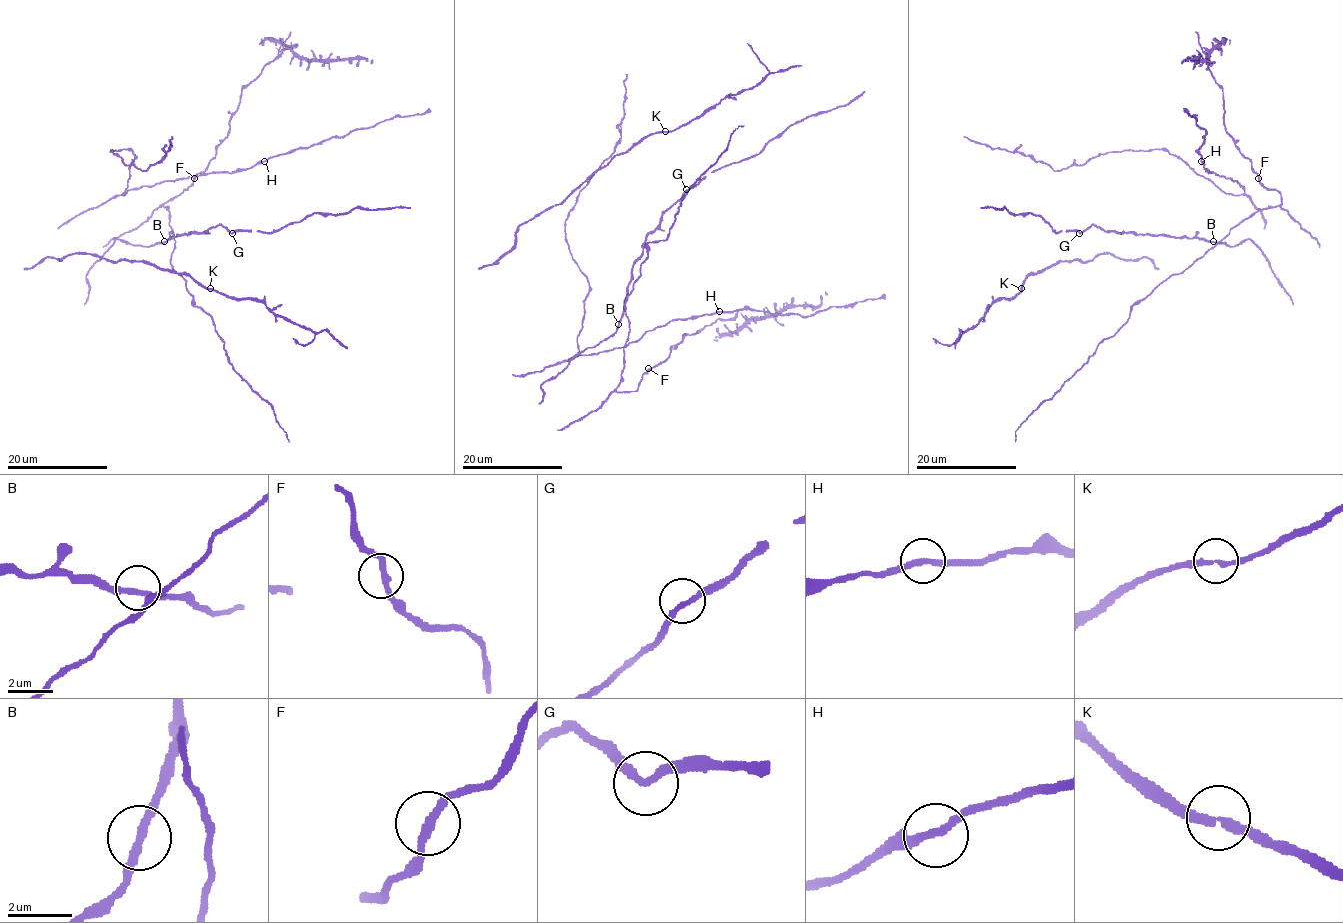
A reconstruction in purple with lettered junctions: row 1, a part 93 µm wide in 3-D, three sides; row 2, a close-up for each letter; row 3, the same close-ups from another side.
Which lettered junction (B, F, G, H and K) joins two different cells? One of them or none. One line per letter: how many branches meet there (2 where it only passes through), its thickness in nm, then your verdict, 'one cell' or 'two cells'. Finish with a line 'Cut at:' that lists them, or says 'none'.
B: 2 branches meet; 240 nm thick; one cell
F: 2 branches meet; 240 nm thick; one cell
G: 2 branches meet; 220 nm thick; one cell
H: 2 branches meet; 240 nm thick; one cell
K: 2 branches meet; 240 nm thick; one cell
Cut at: none

